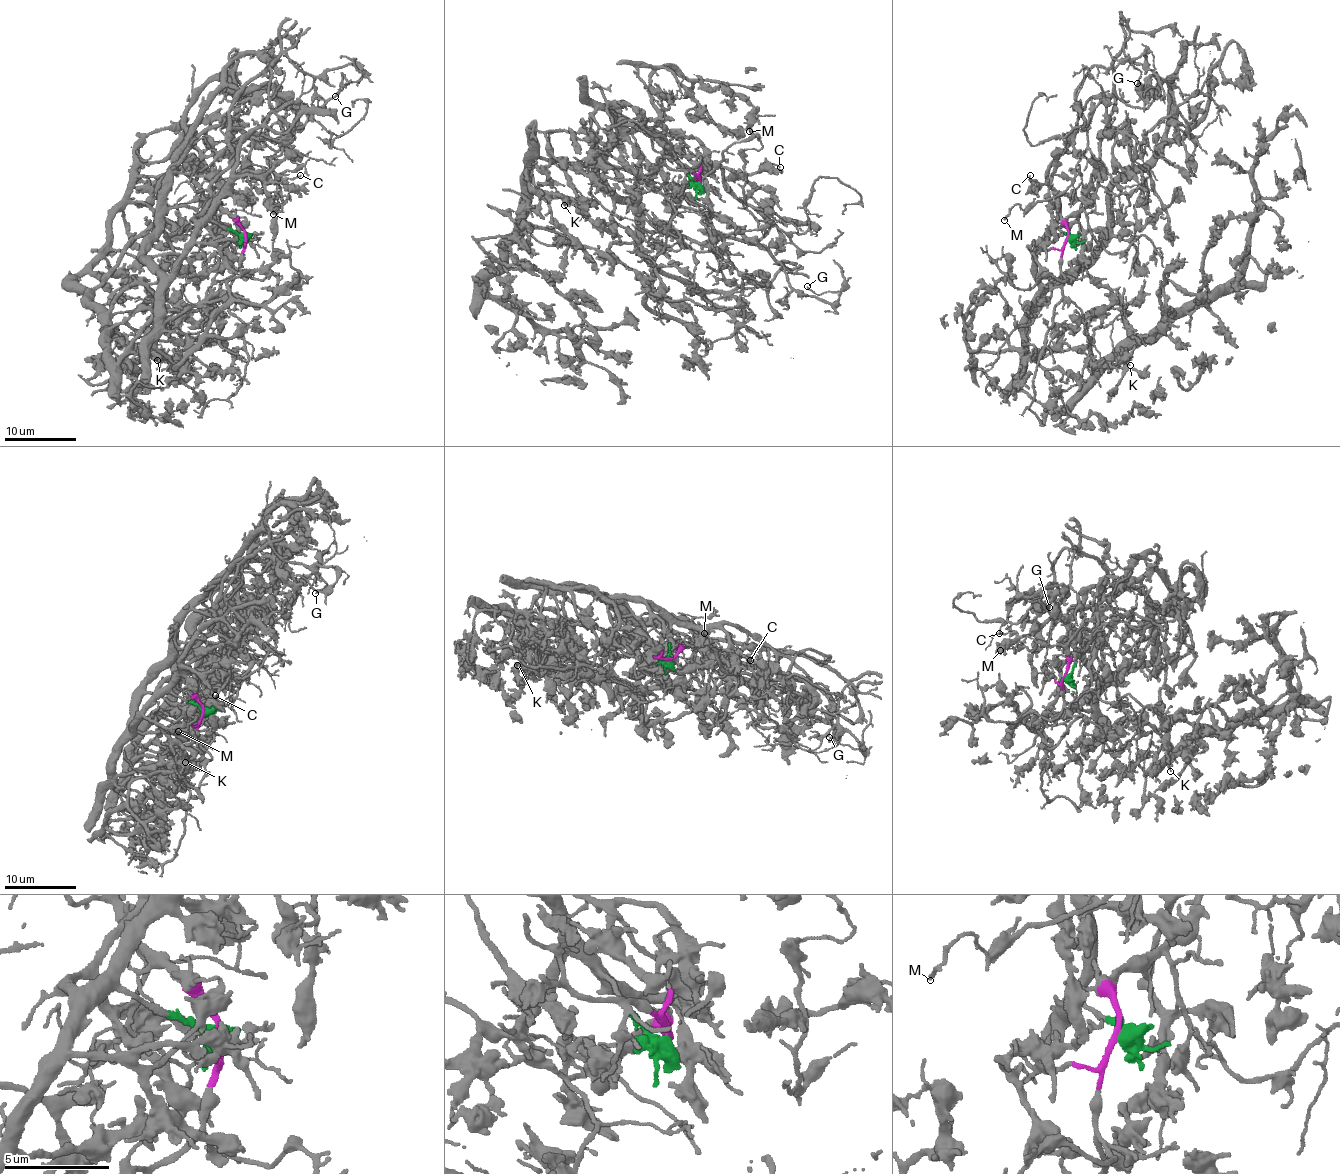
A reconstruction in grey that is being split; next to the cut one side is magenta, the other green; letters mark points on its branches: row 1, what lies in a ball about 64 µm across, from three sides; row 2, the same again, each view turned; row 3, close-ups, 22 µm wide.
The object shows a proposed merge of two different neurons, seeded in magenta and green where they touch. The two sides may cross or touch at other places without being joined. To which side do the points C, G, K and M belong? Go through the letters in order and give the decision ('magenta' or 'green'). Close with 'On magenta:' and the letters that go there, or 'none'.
C: green
G: magenta
K: green
M: magenta
On magenta: G, M

